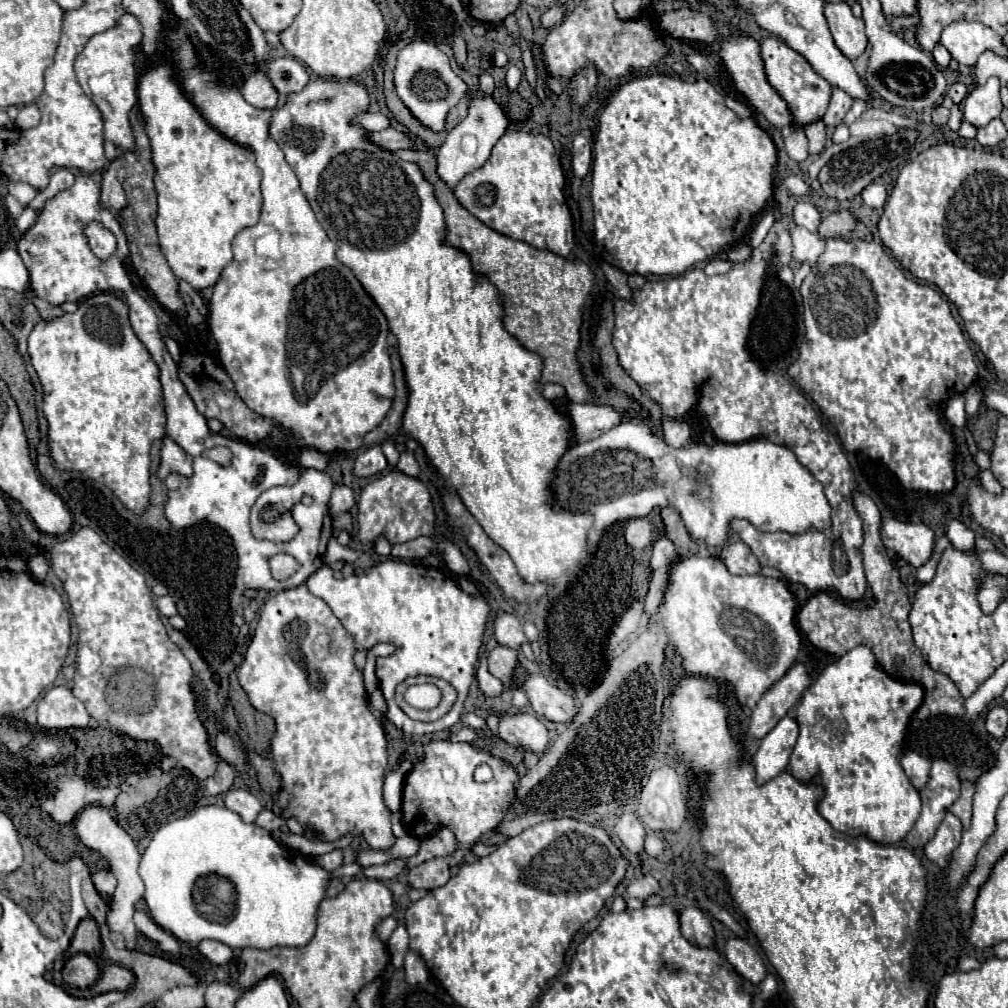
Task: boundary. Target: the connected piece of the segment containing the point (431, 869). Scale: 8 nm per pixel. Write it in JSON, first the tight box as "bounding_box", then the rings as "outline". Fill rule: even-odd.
{"bounding_box":[402,739,518,889],"outline":[[[434,739],[430,743],[414,743],[408,747],[404,757],[410,759],[414,765],[412,771],[406,775],[404,797],[402,797],[402,817],[404,817],[402,821],[408,833],[424,839],[436,833],[442,825],[446,825],[454,831],[456,839],[460,841],[460,847],[450,857],[432,859],[410,869],[408,881],[412,887],[436,889],[450,879],[450,867],[464,859],[472,843],[478,841],[482,833],[494,831],[498,827],[508,805],[514,799],[514,783],[518,773],[502,759],[496,759],[484,751],[478,751],[470,743],[448,743],[442,739]],[[418,755],[424,755],[426,761],[416,761]],[[482,763],[494,767],[492,781],[478,783],[474,779],[474,771]]]}

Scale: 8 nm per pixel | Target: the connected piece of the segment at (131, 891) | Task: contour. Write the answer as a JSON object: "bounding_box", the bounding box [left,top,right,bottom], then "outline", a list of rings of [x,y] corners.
{"bounding_box":[74,805,144,949],"outline":[[[88,805],[86,809],[82,809],[76,817],[74,817],[74,833],[76,837],[90,849],[98,851],[102,857],[108,859],[110,863],[110,871],[114,873],[114,877],[118,879],[118,887],[116,893],[112,895],[110,901],[110,911],[108,911],[108,927],[114,933],[120,933],[126,941],[128,949],[136,947],[136,927],[132,921],[134,915],[134,903],[144,895],[144,885],[142,879],[138,875],[138,863],[140,863],[140,853],[136,843],[132,841],[132,837],[112,819],[110,811],[100,807],[100,805]]]}

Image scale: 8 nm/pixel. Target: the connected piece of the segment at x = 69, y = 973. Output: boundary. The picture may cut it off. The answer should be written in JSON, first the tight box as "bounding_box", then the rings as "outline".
{"bounding_box":[62,955,100,987],"outline":[[[74,955],[70,957],[62,969],[63,980],[69,985],[86,987],[96,981],[100,973],[98,963],[90,955]]]}

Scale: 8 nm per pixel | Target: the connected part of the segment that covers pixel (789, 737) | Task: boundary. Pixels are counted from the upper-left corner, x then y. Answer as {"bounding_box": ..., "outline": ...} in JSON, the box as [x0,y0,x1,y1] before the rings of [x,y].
{"bounding_box":[754,715,798,785],"outline":[[[786,715],[778,721],[778,725],[760,741],[760,747],[754,755],[754,767],[756,767],[756,781],[762,785],[776,777],[778,773],[786,771],[790,753],[798,739],[798,723]]]}

